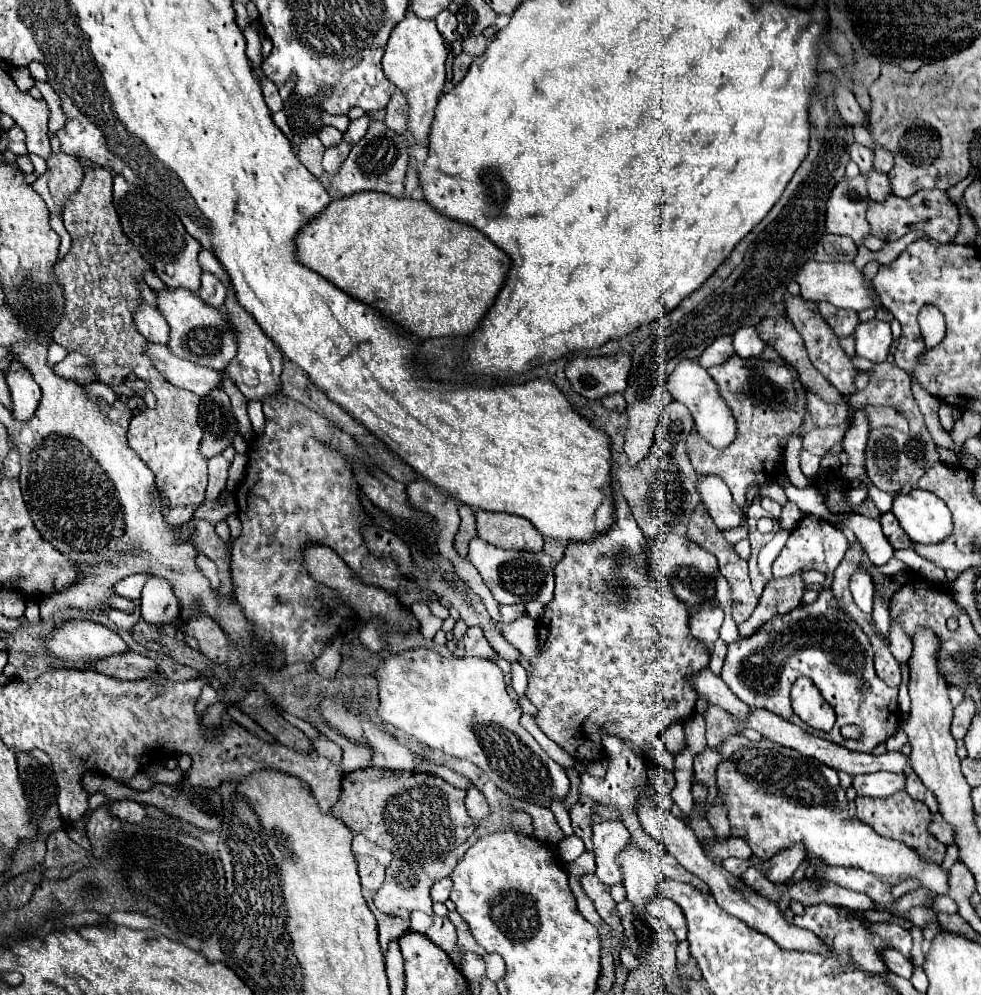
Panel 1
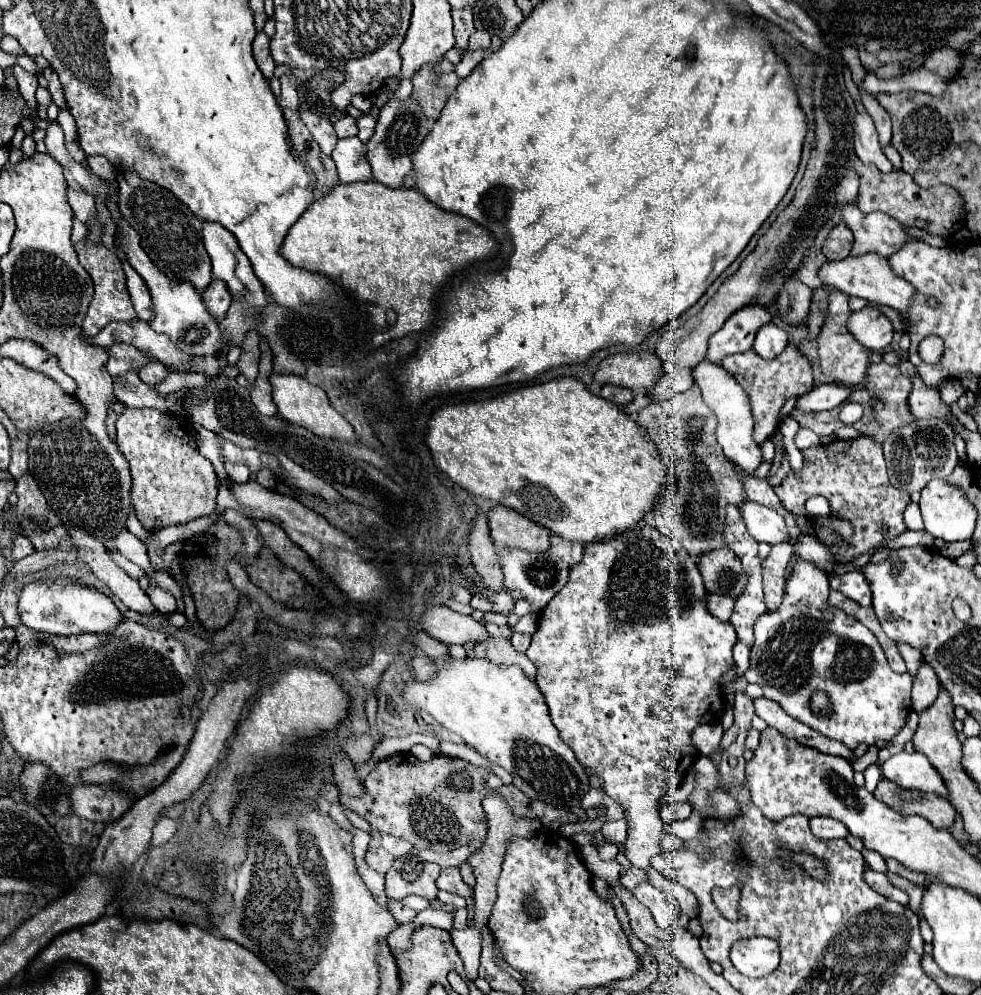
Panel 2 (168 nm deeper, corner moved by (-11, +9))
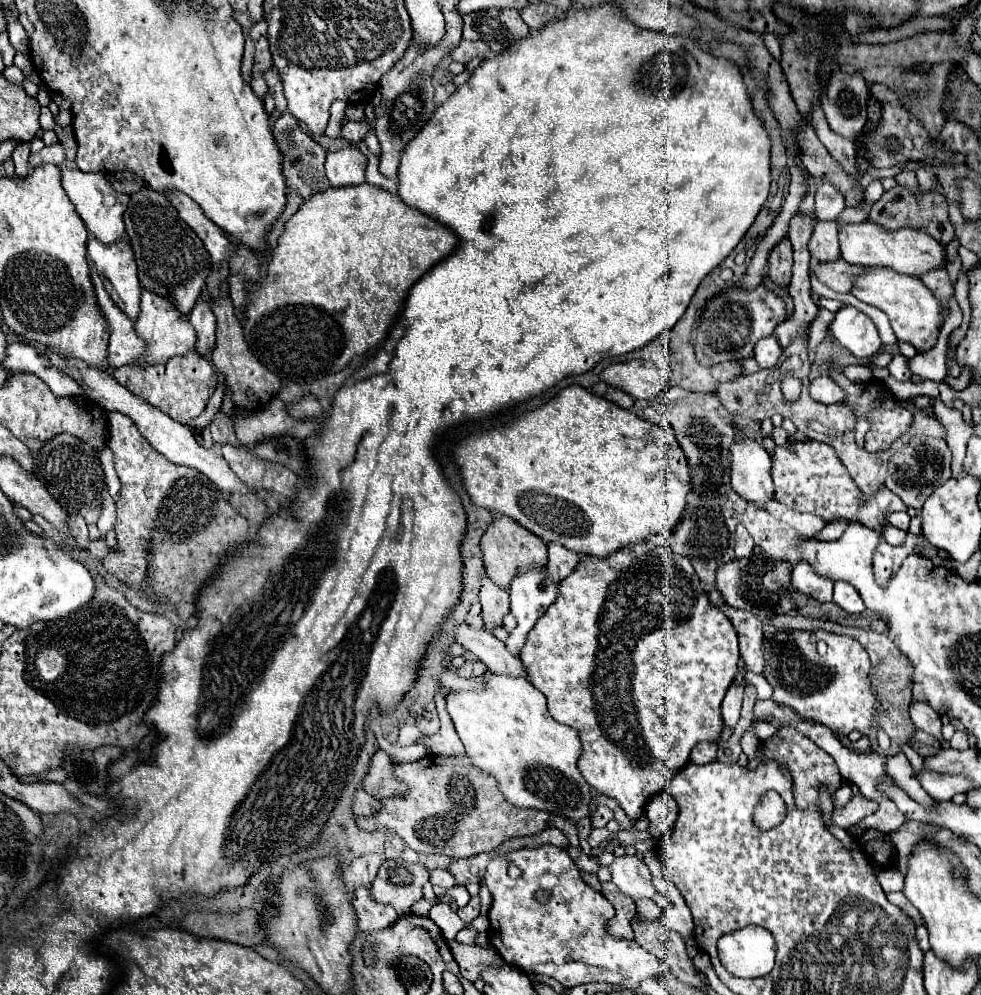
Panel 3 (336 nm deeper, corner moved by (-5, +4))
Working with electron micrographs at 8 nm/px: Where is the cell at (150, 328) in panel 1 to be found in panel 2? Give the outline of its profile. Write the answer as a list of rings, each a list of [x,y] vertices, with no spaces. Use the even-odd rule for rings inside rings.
[[[122,262],[122,266],[124,266],[126,288],[128,288],[132,306],[136,310],[138,318],[144,320],[144,322],[148,322],[152,318],[152,300],[150,300],[150,294],[148,294],[148,288],[146,288],[144,280],[136,274],[136,270],[128,262]]]

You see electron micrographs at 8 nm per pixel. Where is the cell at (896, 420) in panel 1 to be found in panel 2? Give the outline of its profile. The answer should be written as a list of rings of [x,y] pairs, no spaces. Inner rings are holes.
[[[914,374],[914,388],[910,394],[910,410],[916,418],[938,418],[944,422],[952,420],[950,406],[940,398],[940,386],[926,386],[920,374]]]

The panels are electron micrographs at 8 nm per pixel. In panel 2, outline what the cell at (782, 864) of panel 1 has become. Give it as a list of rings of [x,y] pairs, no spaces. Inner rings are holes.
[[[816,816],[816,818],[810,818],[810,826],[812,826],[812,832],[818,836],[818,838],[824,838],[824,840],[832,840],[832,838],[846,838],[848,836],[848,828],[834,820],[834,818],[828,818],[828,816]]]

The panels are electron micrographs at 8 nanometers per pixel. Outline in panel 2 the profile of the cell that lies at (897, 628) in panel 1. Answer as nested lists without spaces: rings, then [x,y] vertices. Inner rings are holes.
[[[922,664],[914,678],[914,686],[912,686],[912,710],[924,712],[926,708],[930,708],[934,704],[938,692],[940,692],[940,682],[938,682],[934,670],[930,666]]]

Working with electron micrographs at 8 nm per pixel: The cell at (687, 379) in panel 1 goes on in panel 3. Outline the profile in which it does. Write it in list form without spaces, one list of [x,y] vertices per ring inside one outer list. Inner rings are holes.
[[[734,425],[734,443],[730,447],[730,473],[732,473],[732,489],[748,501],[754,501],[758,507],[774,495],[774,485],[770,477],[772,461],[766,449],[742,435],[742,431]]]

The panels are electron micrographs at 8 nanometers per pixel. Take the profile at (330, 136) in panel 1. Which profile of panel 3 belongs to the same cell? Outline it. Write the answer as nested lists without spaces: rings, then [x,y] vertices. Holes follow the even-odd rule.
[[[348,121],[348,123],[342,127],[340,137],[346,139],[346,141],[350,141],[350,143],[360,143],[360,141],[364,139],[366,131],[368,131],[368,123],[364,123],[364,121],[362,121],[362,123],[360,123],[360,121]]]

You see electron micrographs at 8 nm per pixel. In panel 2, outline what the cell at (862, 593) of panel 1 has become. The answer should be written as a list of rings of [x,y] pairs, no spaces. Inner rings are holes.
[[[846,572],[842,576],[830,576],[830,586],[832,586],[832,590],[842,592],[844,596],[852,598],[860,606],[870,606],[870,602],[872,602],[870,586],[862,578],[860,572]]]

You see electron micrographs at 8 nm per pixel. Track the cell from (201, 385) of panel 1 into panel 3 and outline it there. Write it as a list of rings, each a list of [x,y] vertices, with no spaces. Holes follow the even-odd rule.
[[[90,263],[90,277],[96,289],[96,297],[98,297],[98,305],[108,321],[108,329],[110,329],[110,345],[108,345],[108,367],[116,369],[122,367],[126,363],[134,363],[136,359],[140,359],[146,351],[146,341],[140,339],[134,331],[134,323],[114,305],[114,301],[110,299],[108,291],[104,289],[104,283],[96,271],[96,267]]]

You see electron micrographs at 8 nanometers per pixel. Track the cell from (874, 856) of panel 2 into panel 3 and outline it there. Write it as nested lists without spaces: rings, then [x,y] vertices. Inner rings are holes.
[[[909,820],[896,831],[890,833],[893,843],[898,851],[898,864],[900,872],[905,877],[907,873],[908,857],[912,853],[914,845],[919,839],[933,837],[940,829],[937,826],[922,824],[918,821]]]

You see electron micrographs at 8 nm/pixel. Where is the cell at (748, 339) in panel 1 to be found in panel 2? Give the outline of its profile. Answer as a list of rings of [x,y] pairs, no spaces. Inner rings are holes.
[[[768,324],[764,328],[760,328],[760,332],[756,334],[754,340],[754,350],[762,356],[762,358],[776,358],[788,344],[788,334],[786,330],[782,330],[776,324]]]

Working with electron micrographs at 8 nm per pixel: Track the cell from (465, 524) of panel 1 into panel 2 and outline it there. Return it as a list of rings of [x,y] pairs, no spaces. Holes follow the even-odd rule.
[[[480,512],[474,522],[474,530],[470,534],[470,554],[472,564],[480,574],[482,582],[486,584],[486,588],[494,592],[504,590],[504,574],[496,556],[496,548],[488,534],[488,520],[484,512]]]

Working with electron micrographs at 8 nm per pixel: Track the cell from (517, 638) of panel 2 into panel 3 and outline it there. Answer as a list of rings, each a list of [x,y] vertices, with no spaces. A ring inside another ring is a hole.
[[[530,569],[522,575],[516,575],[510,583],[510,611],[516,617],[518,625],[509,634],[506,649],[512,655],[520,655],[528,631],[534,627],[538,617],[556,601],[558,583],[554,583],[544,569]]]

